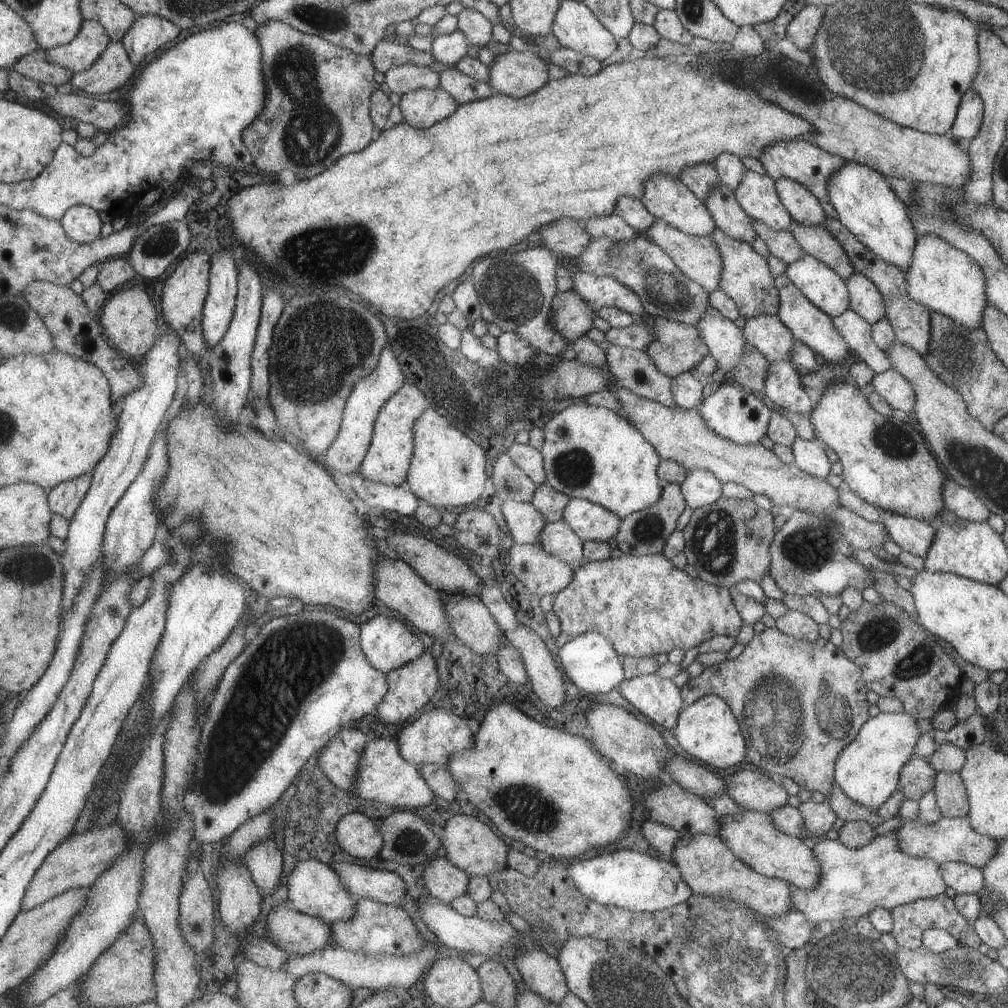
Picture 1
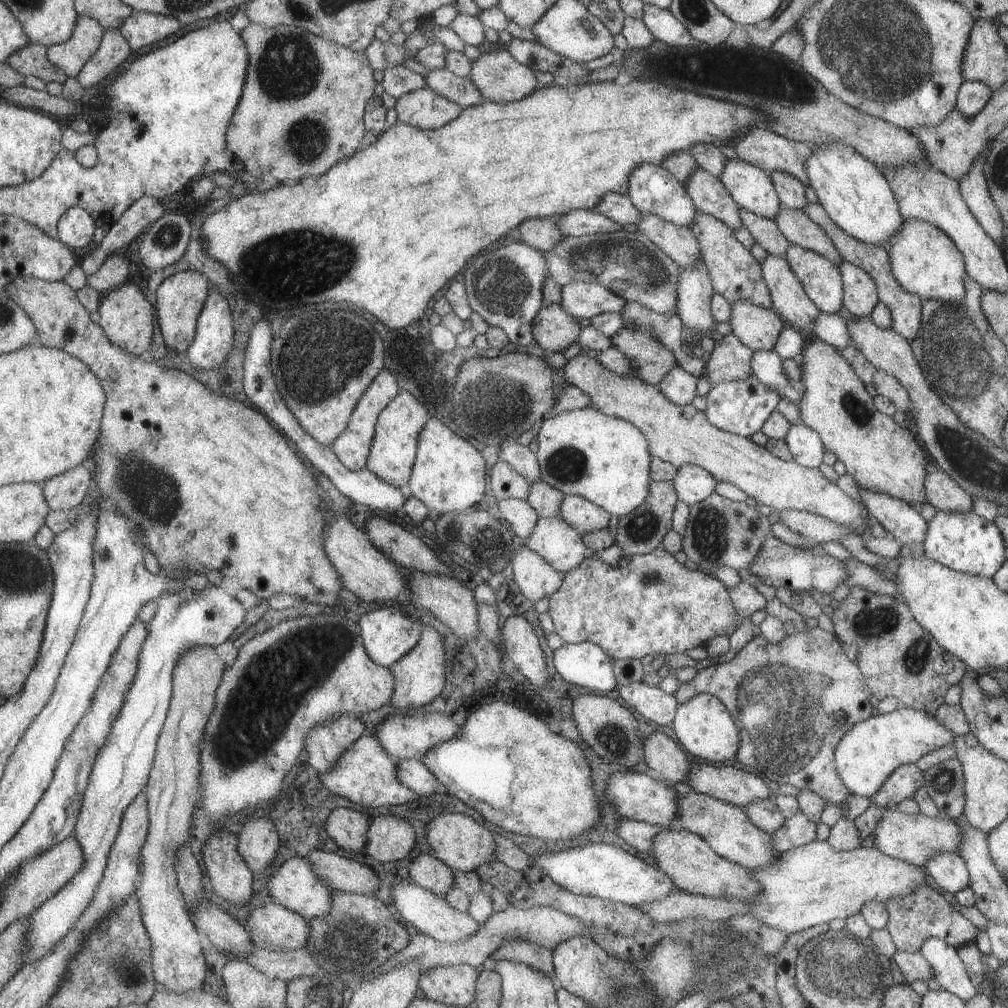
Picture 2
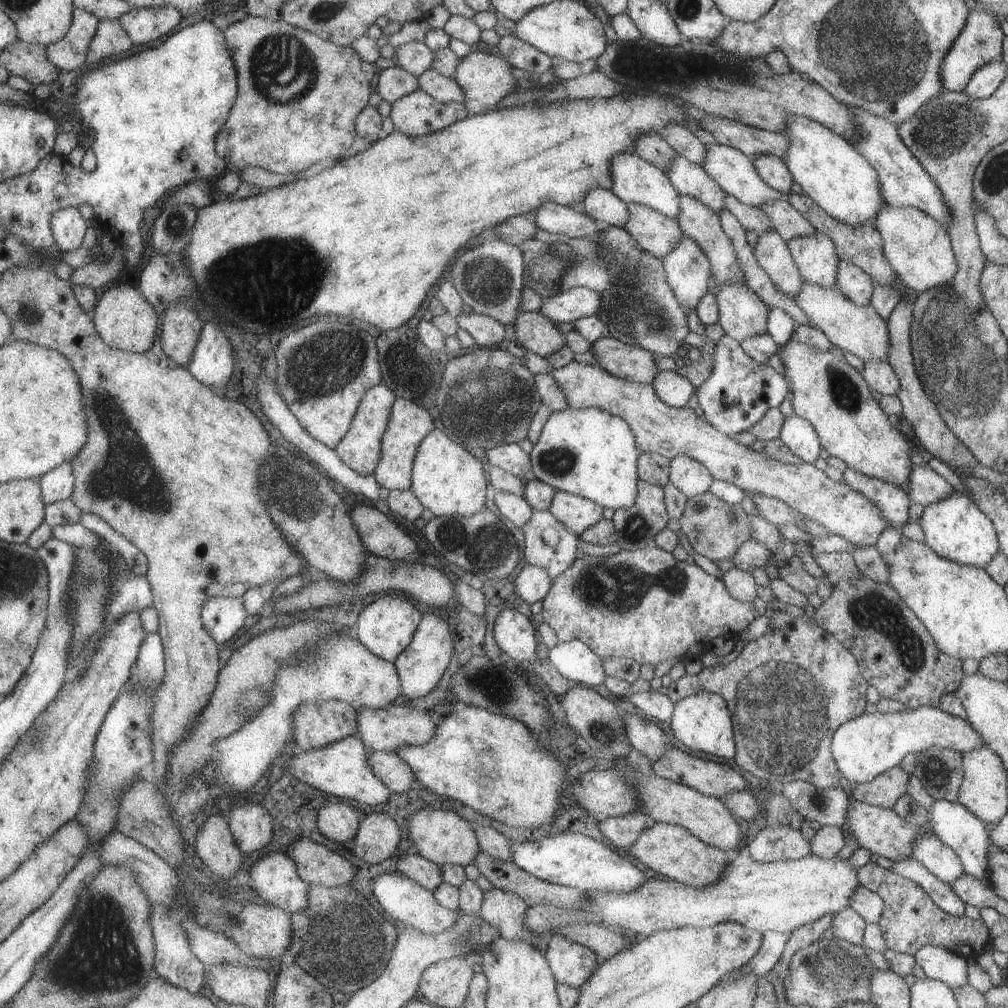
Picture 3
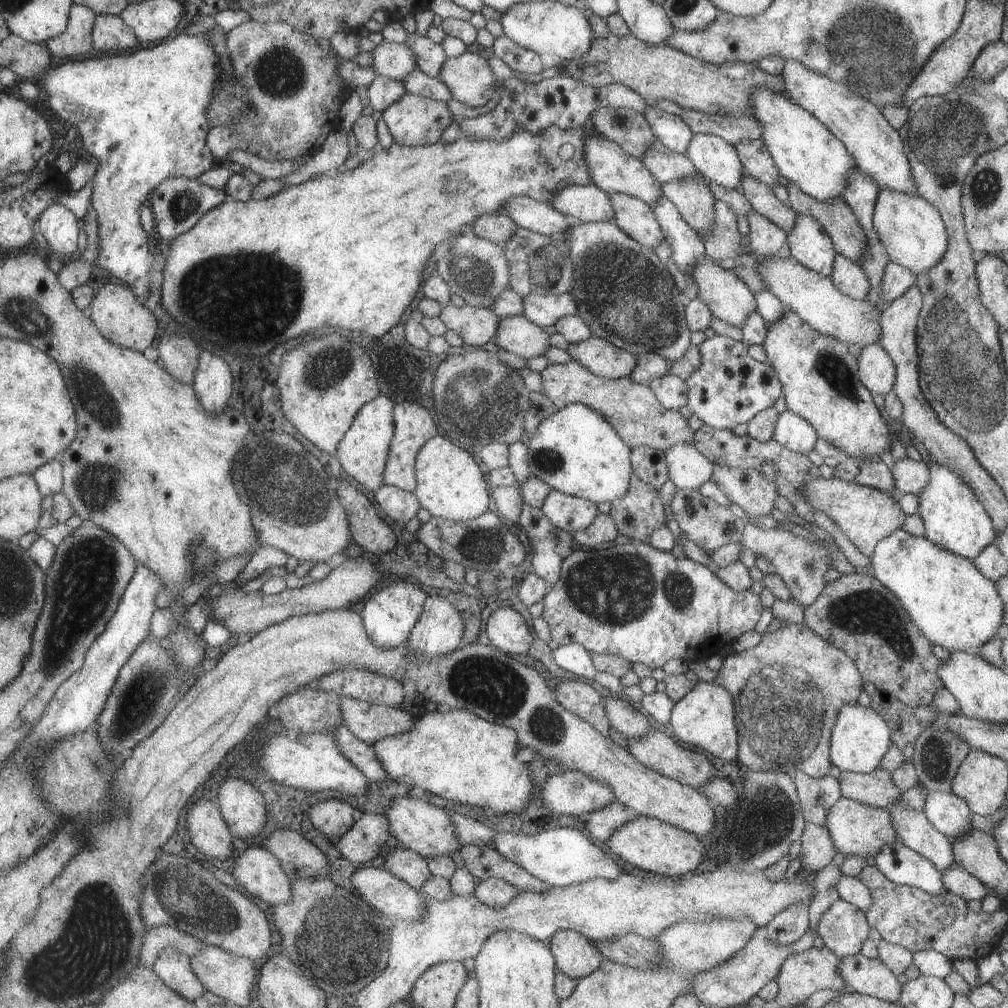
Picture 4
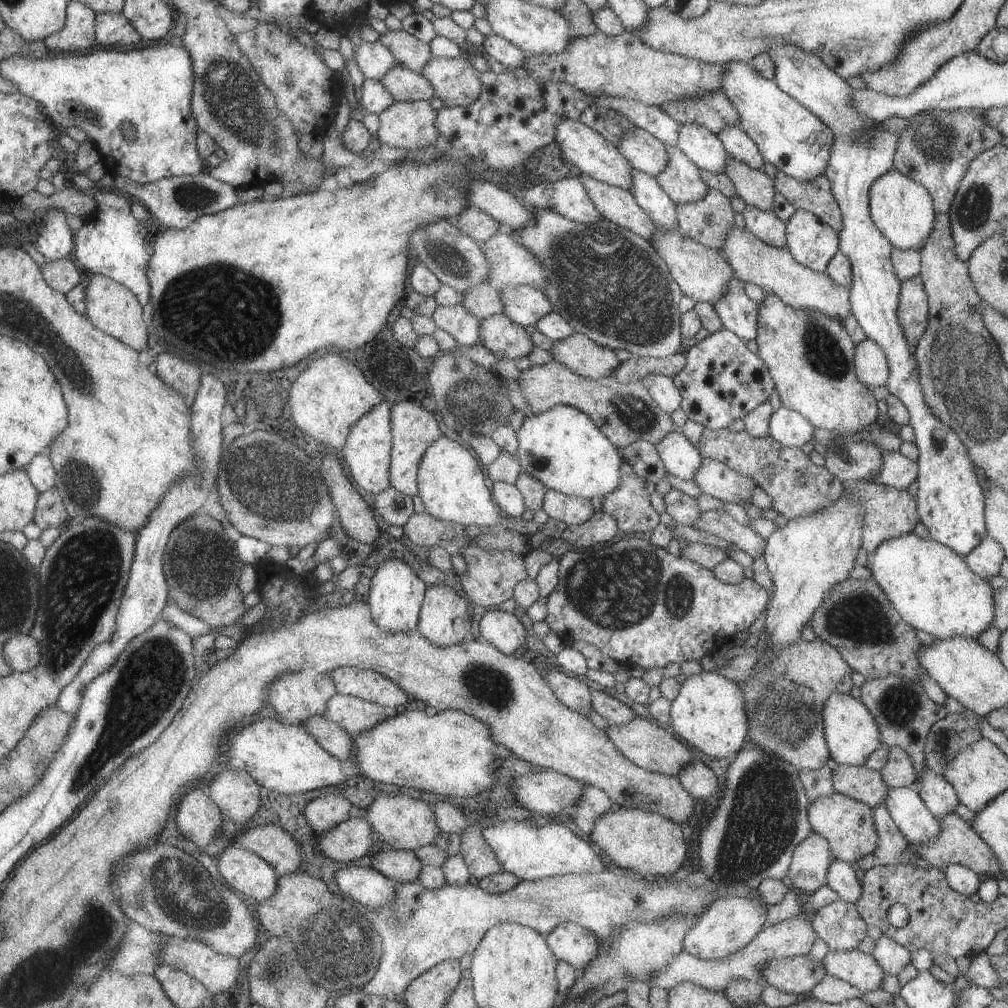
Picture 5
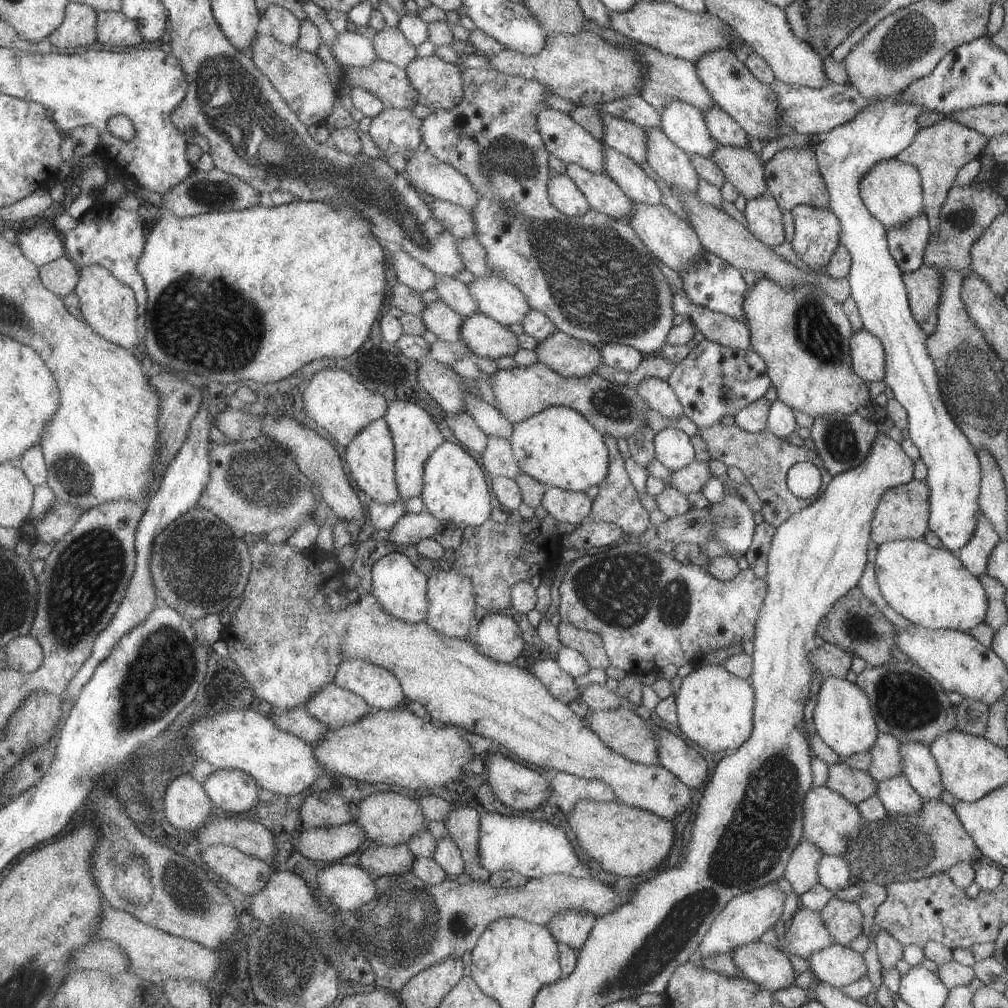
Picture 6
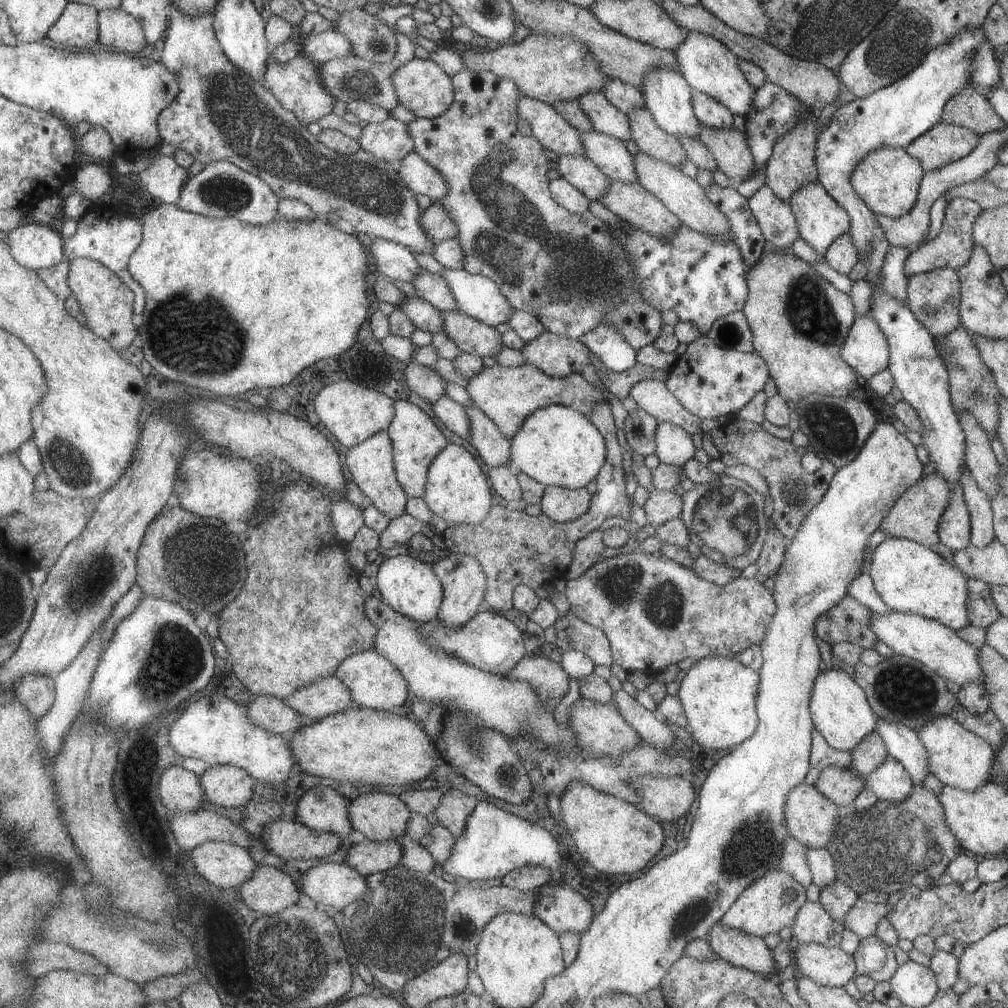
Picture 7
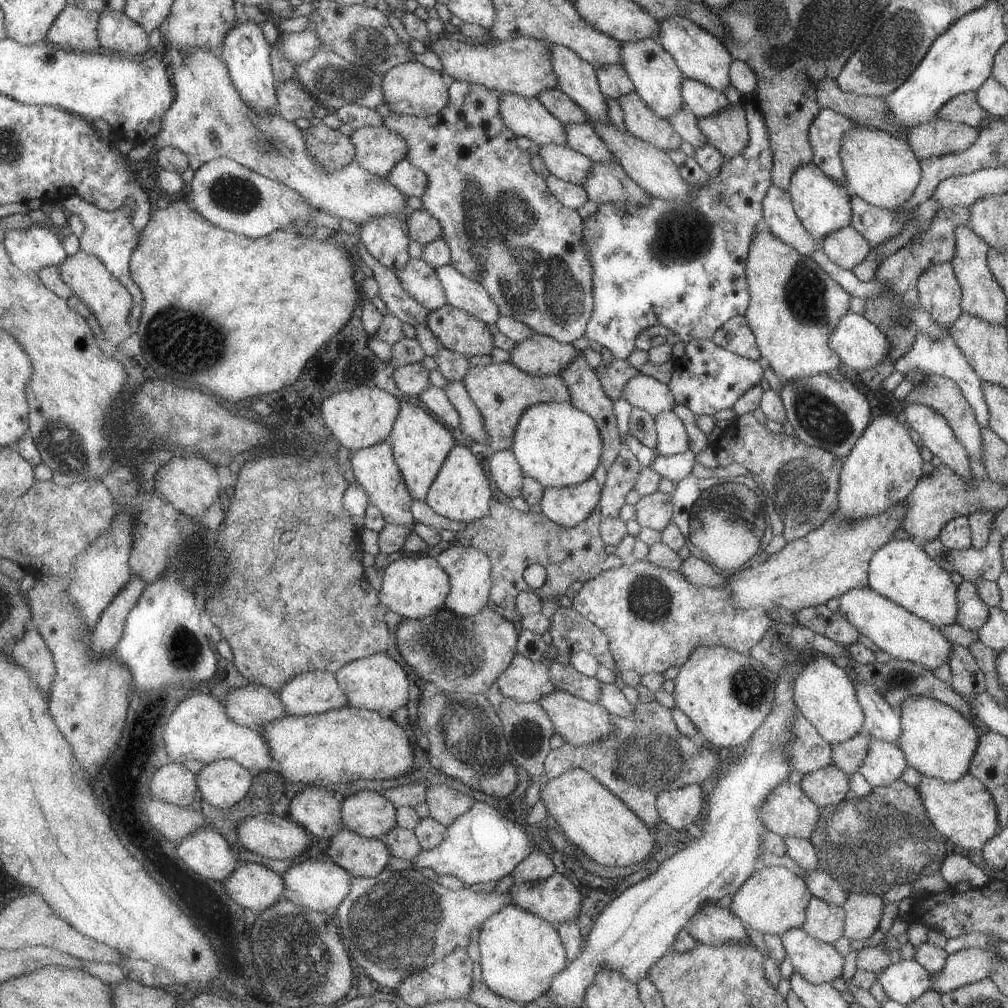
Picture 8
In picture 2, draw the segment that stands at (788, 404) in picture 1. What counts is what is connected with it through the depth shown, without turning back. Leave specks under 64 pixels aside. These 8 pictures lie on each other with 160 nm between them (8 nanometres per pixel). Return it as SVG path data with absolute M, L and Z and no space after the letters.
M773 349L752 352L750 372L767 388L777 391L780 398L787 398L793 404L797 404L801 396L789 384L788 378L782 371L781 361L779 355Z

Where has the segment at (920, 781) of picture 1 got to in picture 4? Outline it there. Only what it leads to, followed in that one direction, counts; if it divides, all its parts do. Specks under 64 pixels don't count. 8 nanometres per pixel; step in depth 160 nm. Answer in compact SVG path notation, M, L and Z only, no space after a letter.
M875 768L867 774L840 772L841 797L869 807L889 808L898 801L900 793L891 780L891 772Z

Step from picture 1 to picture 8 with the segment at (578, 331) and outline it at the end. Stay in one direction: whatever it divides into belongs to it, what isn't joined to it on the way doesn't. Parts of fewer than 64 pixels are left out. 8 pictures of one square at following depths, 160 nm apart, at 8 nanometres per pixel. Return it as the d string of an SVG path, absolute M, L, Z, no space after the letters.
M445 305L443 308L431 311L426 326L439 340L442 346L458 353L473 355L490 354L495 349L492 334L489 333L488 325L474 314L453 305Z

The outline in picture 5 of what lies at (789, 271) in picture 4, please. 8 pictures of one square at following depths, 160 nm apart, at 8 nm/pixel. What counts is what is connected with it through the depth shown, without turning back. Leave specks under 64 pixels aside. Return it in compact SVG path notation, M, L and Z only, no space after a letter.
M733 224L724 234L723 244L717 250L732 268L740 281L761 287L764 293L771 293L788 307L805 309L830 316L842 322L850 313L849 293L845 287L835 284L824 272L815 272L793 260L788 248L774 247L756 239L745 227Z

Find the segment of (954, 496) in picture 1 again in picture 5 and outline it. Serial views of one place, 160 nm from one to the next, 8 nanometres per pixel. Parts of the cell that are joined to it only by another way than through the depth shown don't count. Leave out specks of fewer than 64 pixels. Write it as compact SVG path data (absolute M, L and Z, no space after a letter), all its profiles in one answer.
M882 451L882 461L871 481L893 488L906 489L918 475L918 464L899 451Z

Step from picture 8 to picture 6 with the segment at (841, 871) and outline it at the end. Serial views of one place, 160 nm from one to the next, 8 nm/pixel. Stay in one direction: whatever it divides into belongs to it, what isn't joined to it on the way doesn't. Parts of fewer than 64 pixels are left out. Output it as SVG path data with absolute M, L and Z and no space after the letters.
M922 799L919 812L912 815L889 815L873 822L865 821L857 836L848 840L844 853L850 876L858 882L872 882L879 886L904 881L916 881L946 870L965 861L973 864L981 854L974 840L963 830L951 806L941 799Z

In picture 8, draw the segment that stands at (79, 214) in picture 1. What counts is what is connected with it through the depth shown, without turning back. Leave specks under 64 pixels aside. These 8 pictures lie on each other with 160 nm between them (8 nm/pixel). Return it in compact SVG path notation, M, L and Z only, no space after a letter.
M36 223L28 229L5 232L5 246L23 272L39 272L51 265L62 265L69 255L63 238L56 231Z

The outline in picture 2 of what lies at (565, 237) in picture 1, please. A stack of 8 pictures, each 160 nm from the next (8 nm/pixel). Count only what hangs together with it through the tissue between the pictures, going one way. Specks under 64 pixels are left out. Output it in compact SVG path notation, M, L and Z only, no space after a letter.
M533 218L533 220L525 220L525 224L521 224L521 228L517 228L519 232L518 241L529 245L534 249L545 252L565 235L555 226L554 218Z

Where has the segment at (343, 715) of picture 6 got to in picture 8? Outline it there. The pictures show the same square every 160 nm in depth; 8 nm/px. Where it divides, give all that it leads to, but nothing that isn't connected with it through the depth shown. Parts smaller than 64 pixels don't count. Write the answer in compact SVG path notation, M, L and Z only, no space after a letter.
M311 671L294 676L278 694L289 715L321 714L349 704L337 675L329 671Z

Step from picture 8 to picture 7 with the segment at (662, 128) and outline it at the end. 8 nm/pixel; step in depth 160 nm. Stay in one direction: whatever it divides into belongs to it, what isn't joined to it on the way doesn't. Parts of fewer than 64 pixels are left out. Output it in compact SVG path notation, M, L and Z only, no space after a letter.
M645 107L634 108L626 117L630 128L630 140L635 142L639 151L676 167L686 159L678 137L661 130Z

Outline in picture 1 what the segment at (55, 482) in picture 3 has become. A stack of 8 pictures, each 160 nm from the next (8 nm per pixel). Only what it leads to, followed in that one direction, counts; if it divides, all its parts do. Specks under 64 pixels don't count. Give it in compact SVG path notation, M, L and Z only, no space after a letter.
M84 474L52 488L48 493L52 511L73 520L92 484L91 474Z

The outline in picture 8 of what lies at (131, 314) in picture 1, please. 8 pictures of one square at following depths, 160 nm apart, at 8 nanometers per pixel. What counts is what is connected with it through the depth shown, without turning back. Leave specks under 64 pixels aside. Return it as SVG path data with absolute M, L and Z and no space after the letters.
M81 250L77 254L68 255L68 259L60 267L63 280L95 313L106 340L115 345L123 343L131 335L128 320L135 306L132 292L105 266L101 257L90 252Z

